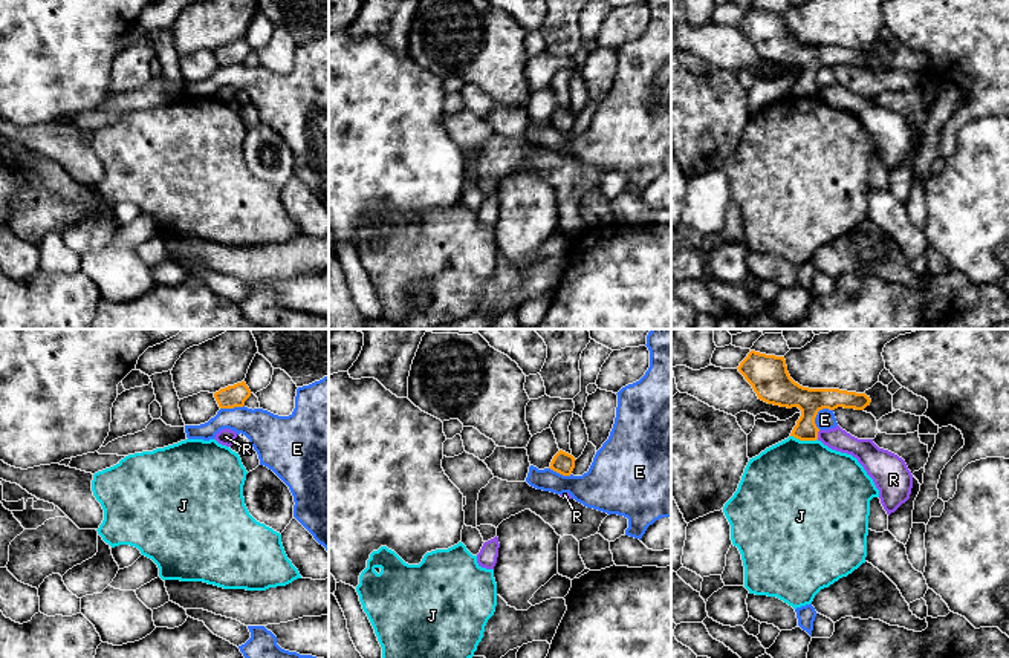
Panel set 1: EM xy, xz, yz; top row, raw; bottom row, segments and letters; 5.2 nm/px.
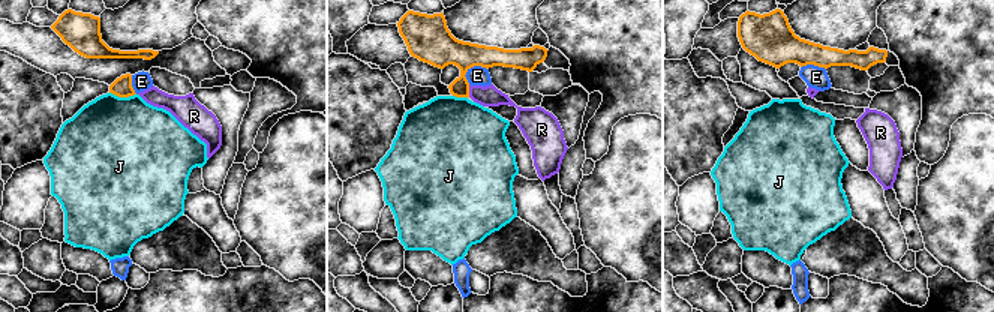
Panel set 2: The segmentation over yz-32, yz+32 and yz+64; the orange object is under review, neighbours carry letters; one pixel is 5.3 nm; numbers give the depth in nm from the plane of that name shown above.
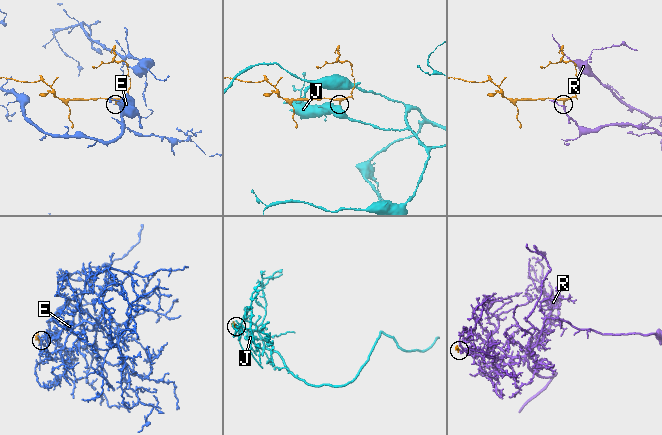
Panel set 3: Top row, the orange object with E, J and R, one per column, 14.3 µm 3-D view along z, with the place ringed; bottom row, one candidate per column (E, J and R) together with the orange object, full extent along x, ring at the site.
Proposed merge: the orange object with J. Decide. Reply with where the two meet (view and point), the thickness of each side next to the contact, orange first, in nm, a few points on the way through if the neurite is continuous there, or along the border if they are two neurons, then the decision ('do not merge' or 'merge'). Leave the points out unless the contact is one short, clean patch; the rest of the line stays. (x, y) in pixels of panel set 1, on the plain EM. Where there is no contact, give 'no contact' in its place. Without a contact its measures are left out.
meets orange in yz at (804, 97); 140 nm thick on the orange side, 500 nm on the other; border along yz (791, 92), (800, 97), (817, 97); do not merge

